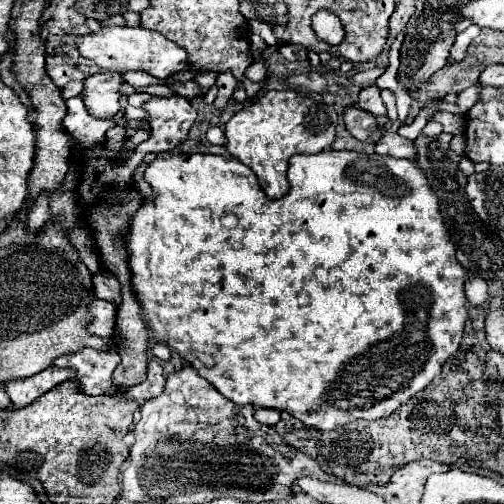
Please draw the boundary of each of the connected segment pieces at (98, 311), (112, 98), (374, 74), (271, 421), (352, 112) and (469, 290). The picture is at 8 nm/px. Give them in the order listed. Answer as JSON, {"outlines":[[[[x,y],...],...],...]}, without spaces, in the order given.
{"outlines":[[[[96,300],[90,304],[90,314],[94,318],[90,324],[90,332],[102,338],[112,338],[116,324],[116,306],[106,300]]],[[[98,72],[84,80],[82,100],[86,110],[96,118],[112,118],[120,112],[122,74]]],[[[372,68],[372,70],[366,70],[366,72],[358,72],[358,74],[354,74],[350,80],[352,80],[354,84],[368,86],[368,84],[374,84],[376,78],[378,78],[380,74],[384,74],[384,68]]],[[[258,408],[258,410],[254,412],[254,418],[256,418],[260,424],[276,426],[276,424],[278,424],[278,420],[280,420],[280,412],[276,412],[276,410],[262,410],[262,408]]],[[[350,106],[344,112],[344,122],[346,130],[360,142],[378,142],[378,138],[382,136],[376,118],[372,114],[366,114],[366,110],[358,106]]],[[[470,274],[464,288],[466,288],[466,298],[472,306],[482,306],[482,302],[488,298],[488,284],[480,276]]]]}

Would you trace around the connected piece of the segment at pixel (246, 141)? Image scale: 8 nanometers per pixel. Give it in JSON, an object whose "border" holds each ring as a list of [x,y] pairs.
{"border":[[[288,88],[288,90],[270,90],[264,96],[256,98],[250,106],[238,110],[224,126],[226,130],[226,150],[240,162],[244,162],[248,168],[252,168],[252,172],[258,176],[260,188],[264,190],[264,194],[272,200],[282,198],[288,190],[288,178],[286,178],[286,170],[288,170],[288,160],[294,154],[318,154],[322,150],[328,150],[332,146],[332,140],[336,138],[336,124],[338,124],[338,116],[334,112],[332,106],[324,104],[322,98],[316,96],[302,96],[296,90]]]}

